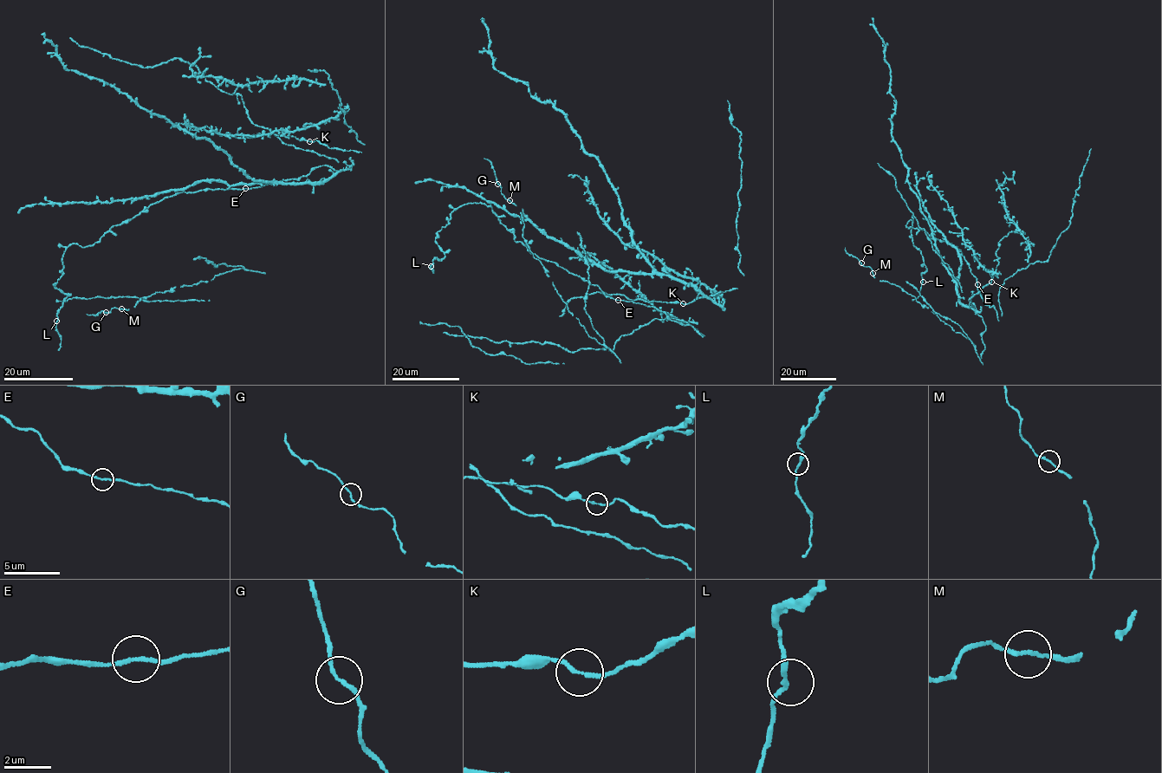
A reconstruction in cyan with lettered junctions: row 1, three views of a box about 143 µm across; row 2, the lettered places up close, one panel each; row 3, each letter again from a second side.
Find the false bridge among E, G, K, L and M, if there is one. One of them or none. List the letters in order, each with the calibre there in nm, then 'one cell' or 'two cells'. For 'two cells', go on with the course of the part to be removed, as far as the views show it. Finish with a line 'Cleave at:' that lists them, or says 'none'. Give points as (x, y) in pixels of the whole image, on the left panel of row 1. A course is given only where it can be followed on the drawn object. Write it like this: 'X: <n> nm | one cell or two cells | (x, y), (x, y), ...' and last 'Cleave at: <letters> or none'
E: 150 nm | one cell
G: 150 nm | one cell
K: 160 nm | one cell
L: 160 nm | one cell
M: 140 nm | one cell
Cleave at: none

